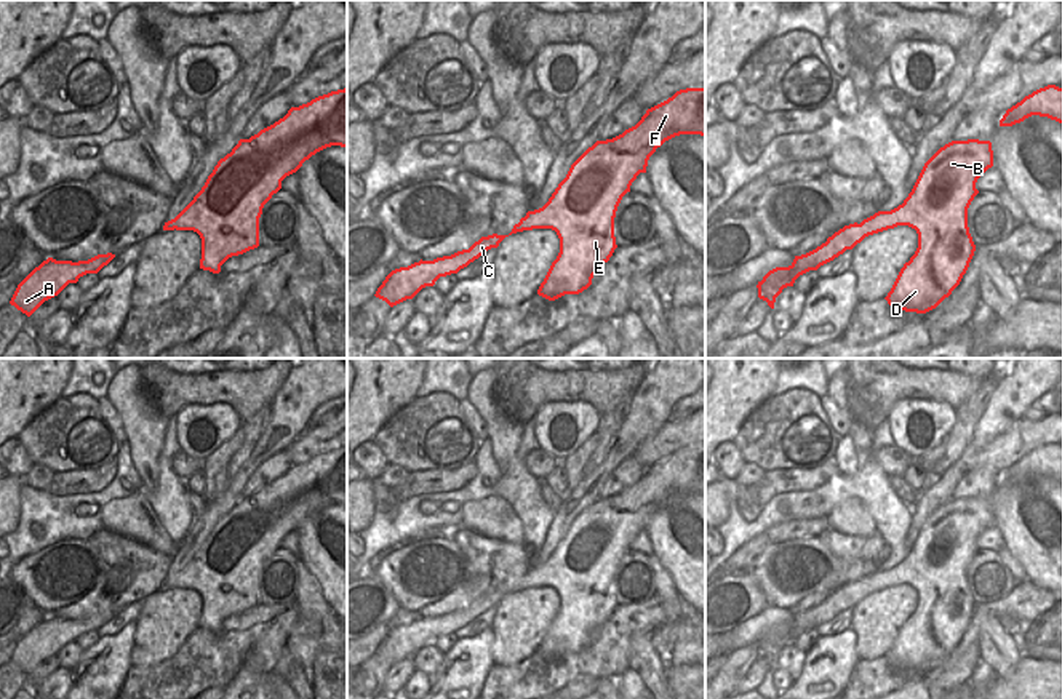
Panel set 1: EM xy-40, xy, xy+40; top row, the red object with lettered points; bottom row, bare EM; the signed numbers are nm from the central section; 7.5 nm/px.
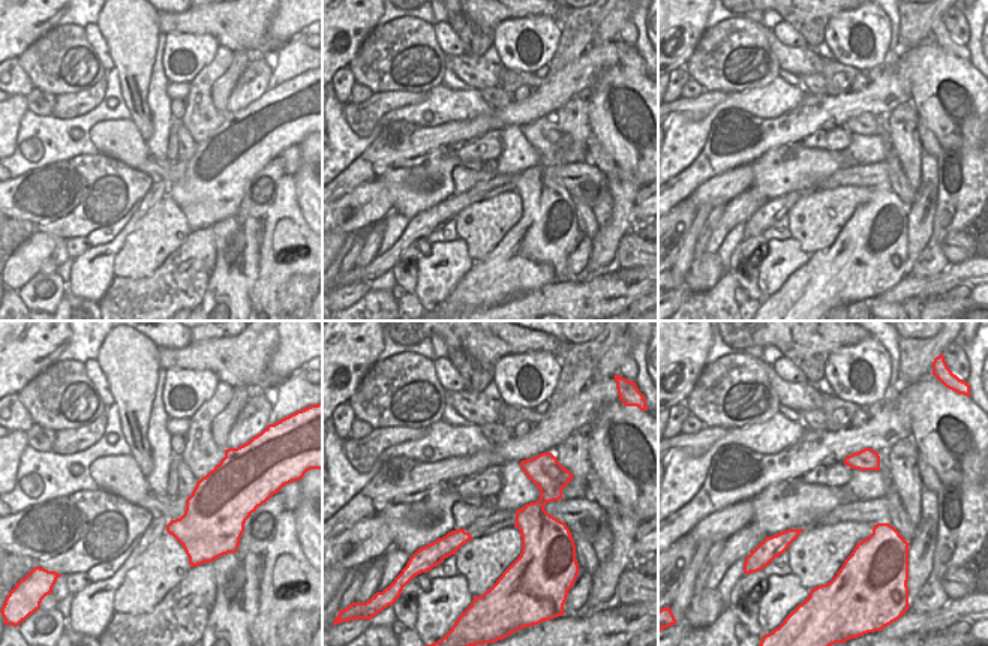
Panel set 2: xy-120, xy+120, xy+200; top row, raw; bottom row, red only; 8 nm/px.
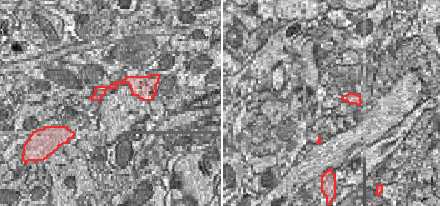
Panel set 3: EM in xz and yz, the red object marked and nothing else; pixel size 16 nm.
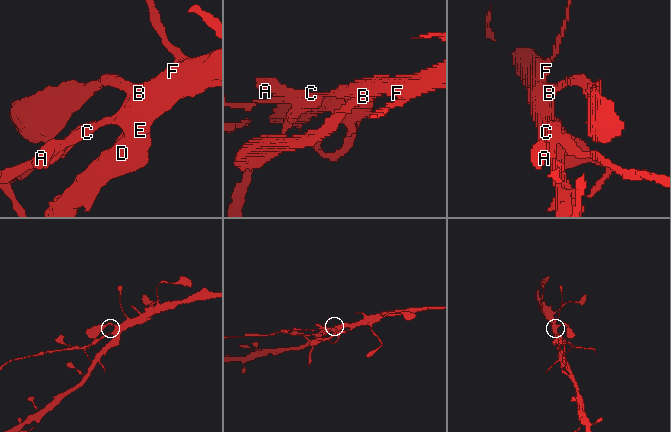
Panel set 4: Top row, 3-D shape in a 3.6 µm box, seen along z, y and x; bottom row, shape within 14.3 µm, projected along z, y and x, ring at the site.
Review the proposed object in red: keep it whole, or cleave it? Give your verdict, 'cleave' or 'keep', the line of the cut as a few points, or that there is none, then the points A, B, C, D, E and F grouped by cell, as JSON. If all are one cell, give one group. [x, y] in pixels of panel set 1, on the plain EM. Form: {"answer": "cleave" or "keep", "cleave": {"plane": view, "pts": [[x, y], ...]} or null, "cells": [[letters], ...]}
{"answer": "cleave", "cleave": {"plane": "xy+40", "pts": [[859, 583], [866, 583], [874, 591]]}, "cells": [["A", "C"], ["B", "D", "E", "F"]]}

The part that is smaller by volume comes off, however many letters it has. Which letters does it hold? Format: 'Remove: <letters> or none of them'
Remove: A, C

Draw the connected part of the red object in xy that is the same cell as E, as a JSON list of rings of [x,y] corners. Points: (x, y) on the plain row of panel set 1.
[[[705,445],[677,449],[667,459],[651,465],[641,478],[622,493],[597,499],[569,526],[549,560],[528,569],[512,590],[552,587],[560,597],[560,611],[552,621],[537,653],[555,659],[565,653],[579,653],[592,643],[592,637],[609,619],[616,603],[614,576],[622,555],[630,550],[640,531],[646,531],[648,518],[665,499],[680,493],[705,494]]]

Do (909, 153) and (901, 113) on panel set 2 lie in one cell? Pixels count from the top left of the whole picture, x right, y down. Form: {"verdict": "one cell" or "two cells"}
{"verdict": "one cell"}

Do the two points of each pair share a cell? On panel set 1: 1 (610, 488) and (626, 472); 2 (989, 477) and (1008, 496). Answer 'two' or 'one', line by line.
1: one
2: two

